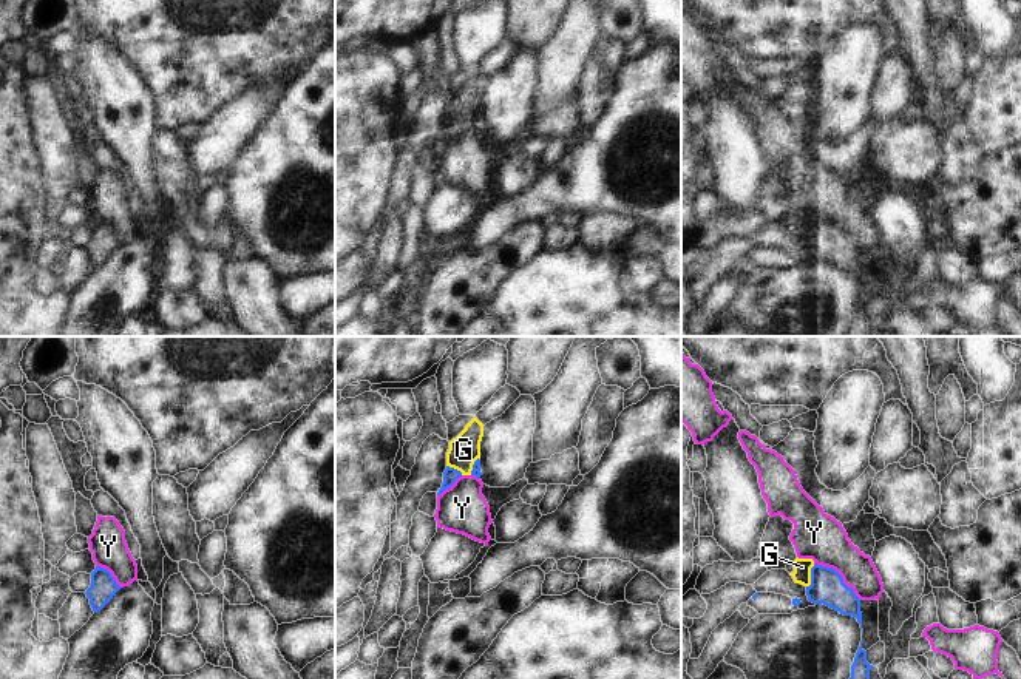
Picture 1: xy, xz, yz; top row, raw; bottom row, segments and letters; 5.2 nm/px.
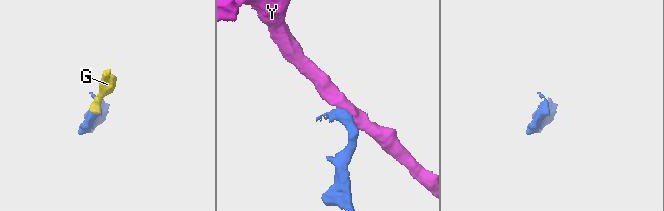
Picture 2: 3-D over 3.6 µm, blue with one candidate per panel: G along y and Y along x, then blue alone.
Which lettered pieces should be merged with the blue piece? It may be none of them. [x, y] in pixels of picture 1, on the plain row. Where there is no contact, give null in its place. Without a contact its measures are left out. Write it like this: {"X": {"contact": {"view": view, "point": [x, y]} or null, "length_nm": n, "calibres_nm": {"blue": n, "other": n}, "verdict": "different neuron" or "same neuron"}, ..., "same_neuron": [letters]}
{"G": {"contact": {"view": "yz", "point": [811, 230]}, "length_nm": 130, "calibres_nm": {"blue": 180, "other": 100}, "verdict": "same neuron"}, "Y": {"contact": {"view": "yz", "point": [839, 229]}, "length_nm": 320, "calibres_nm": {"blue": 180, "other": 240}, "verdict": "different neuron"}, "same_neuron": ["G"]}

